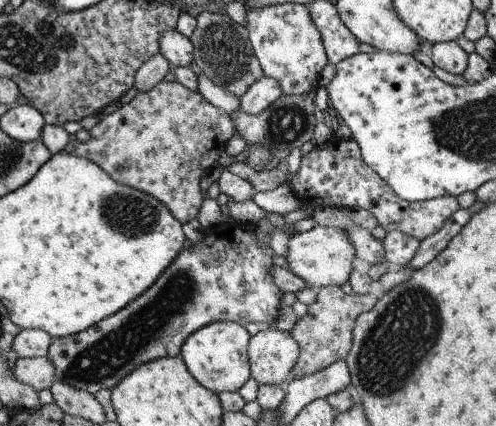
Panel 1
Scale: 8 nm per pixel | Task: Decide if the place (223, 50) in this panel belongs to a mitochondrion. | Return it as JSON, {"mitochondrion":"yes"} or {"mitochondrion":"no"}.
{"mitochondrion":"yes"}

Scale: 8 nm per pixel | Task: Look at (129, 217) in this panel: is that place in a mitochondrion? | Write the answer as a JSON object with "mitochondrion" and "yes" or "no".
{"mitochondrion":"yes"}

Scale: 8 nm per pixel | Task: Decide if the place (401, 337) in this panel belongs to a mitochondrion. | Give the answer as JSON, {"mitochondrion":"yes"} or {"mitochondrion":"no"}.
{"mitochondrion":"yes"}

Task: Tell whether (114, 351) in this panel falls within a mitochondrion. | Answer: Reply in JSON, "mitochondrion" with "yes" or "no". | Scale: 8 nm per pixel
{"mitochondrion":"yes"}

